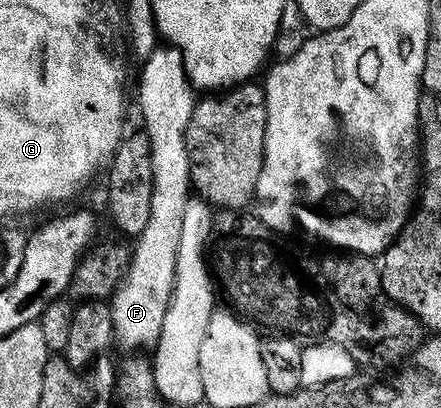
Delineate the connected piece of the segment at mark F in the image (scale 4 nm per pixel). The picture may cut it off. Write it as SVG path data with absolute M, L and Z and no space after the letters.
M159 44L151 55L142 63L143 71L139 74L139 98L137 104L144 112L143 130L151 145L153 156L153 208L149 212L149 224L134 239L135 246L131 250L131 262L119 282L119 287L109 299L112 316L112 332L114 341L124 346L124 351L131 352L139 345L154 347L161 332L161 320L165 320L165 312L169 308L169 300L175 283L175 260L177 244L181 236L181 220L192 191L191 164L186 150L186 128L197 101L193 86L189 83L186 68L183 66L182 54L170 44Z

